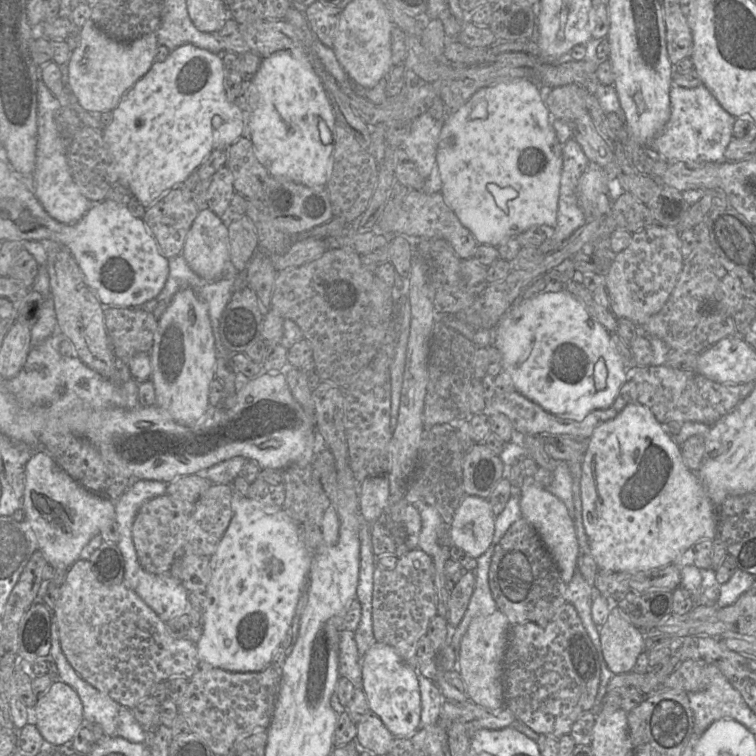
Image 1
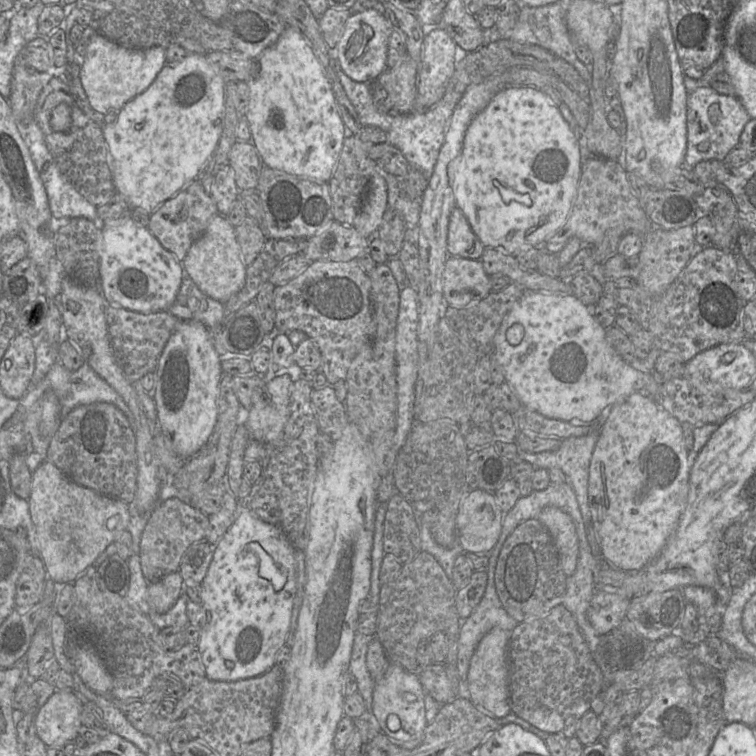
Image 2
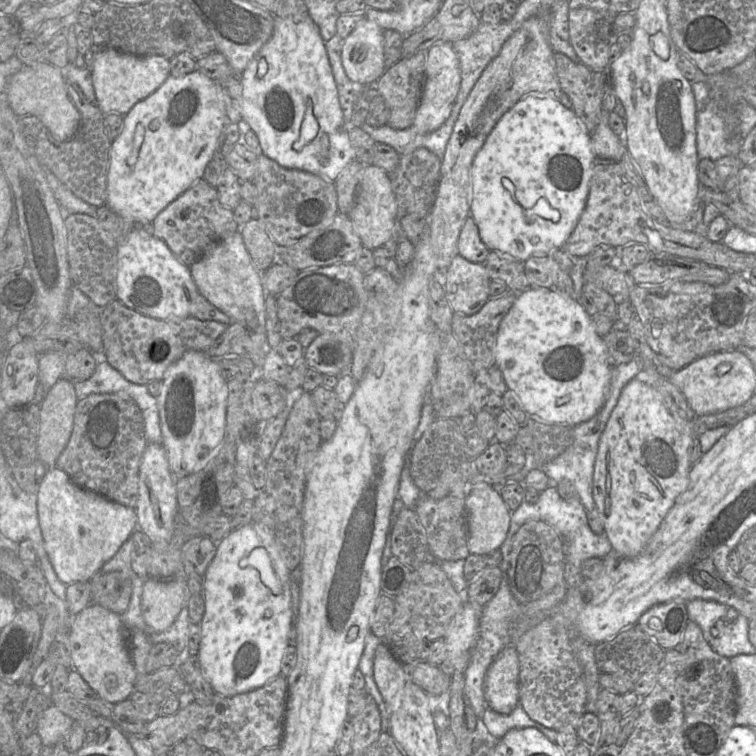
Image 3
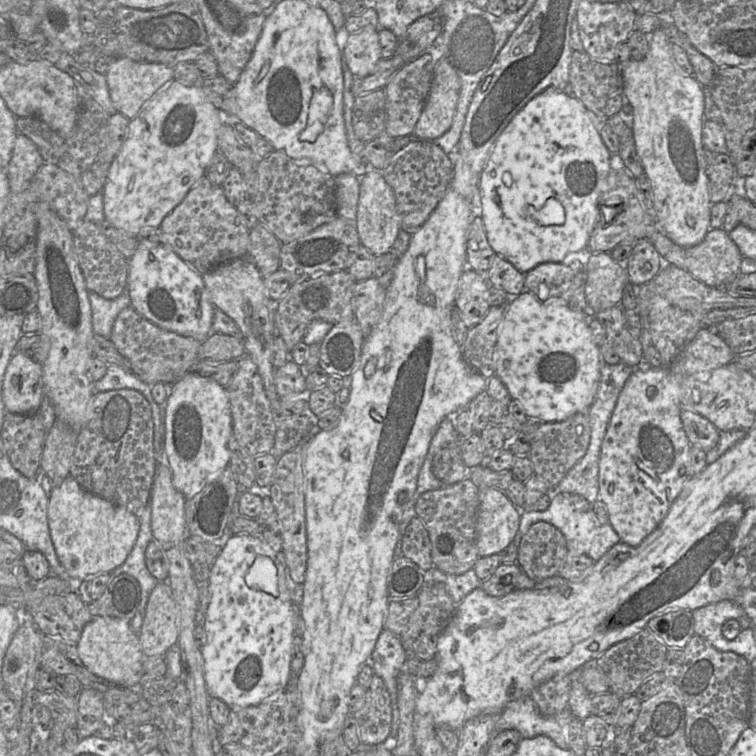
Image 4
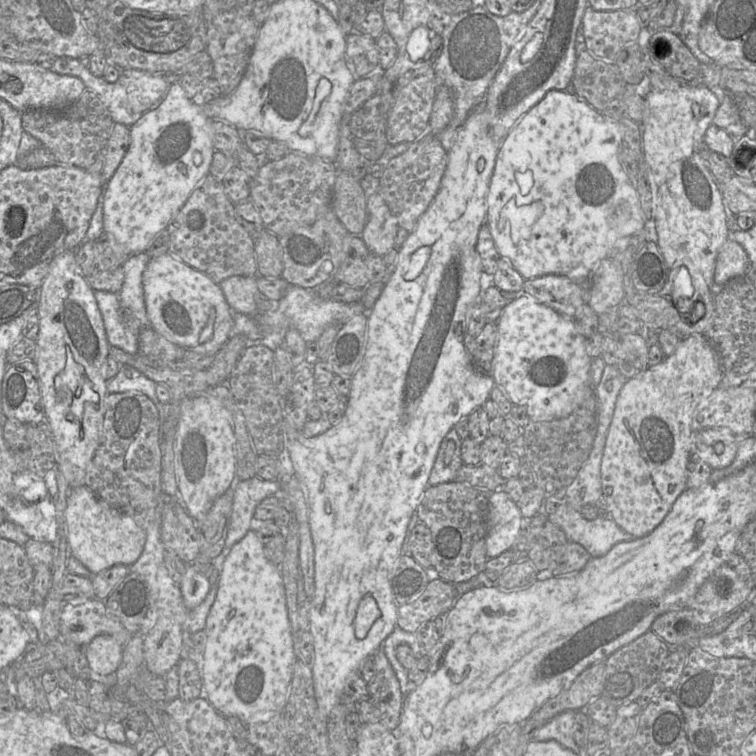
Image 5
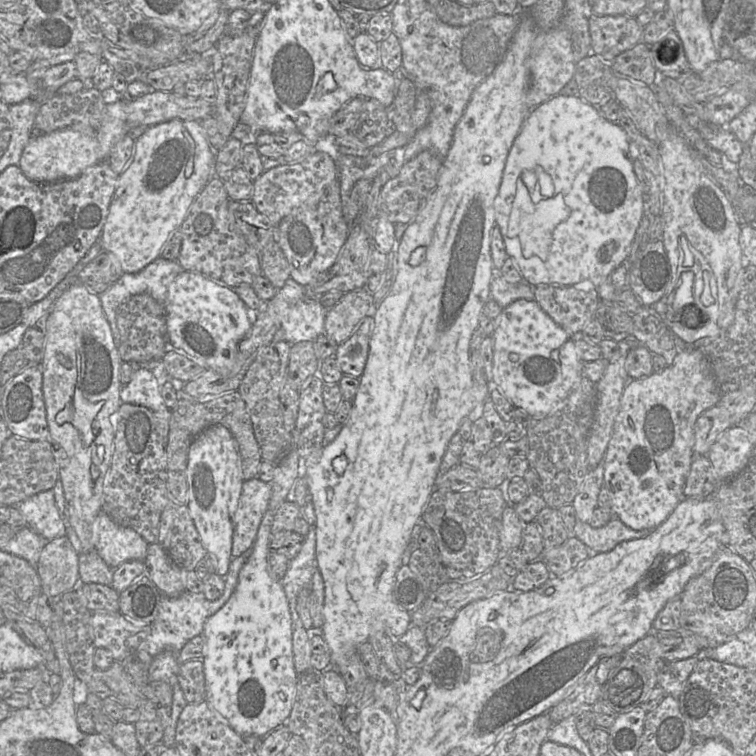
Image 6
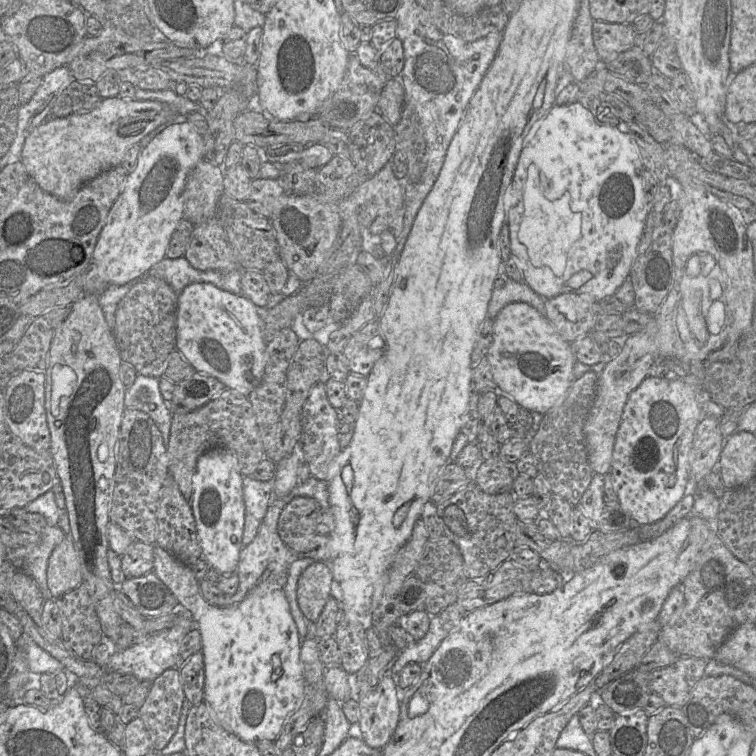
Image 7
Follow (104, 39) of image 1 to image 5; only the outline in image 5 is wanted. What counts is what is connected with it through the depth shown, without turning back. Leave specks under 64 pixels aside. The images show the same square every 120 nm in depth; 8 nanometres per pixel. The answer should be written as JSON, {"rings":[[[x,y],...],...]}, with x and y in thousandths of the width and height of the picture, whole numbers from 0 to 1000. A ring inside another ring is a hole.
{"rings":[[[160,91],[156,106],[165,116],[171,139],[180,151],[206,143],[225,115],[218,98],[202,98],[184,91]]]}

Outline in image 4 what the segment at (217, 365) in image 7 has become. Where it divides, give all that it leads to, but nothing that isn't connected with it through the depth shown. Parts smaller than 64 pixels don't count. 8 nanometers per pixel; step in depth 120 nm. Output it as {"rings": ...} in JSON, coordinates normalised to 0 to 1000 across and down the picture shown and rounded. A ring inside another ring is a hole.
{"rings":[[[185,321],[169,343],[167,384],[172,406],[209,433],[270,451],[280,439],[284,406],[267,370],[229,331],[213,321]]]}

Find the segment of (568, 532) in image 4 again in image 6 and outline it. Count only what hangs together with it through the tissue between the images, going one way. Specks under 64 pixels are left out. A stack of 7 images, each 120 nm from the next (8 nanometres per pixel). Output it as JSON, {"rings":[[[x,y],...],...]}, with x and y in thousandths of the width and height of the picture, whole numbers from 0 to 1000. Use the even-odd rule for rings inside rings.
{"rings":[[[763,685],[755,708],[771,717],[782,731],[800,731],[811,728],[821,717],[854,710],[861,702],[840,702],[817,685],[811,685],[800,696],[792,698],[786,698]]]}

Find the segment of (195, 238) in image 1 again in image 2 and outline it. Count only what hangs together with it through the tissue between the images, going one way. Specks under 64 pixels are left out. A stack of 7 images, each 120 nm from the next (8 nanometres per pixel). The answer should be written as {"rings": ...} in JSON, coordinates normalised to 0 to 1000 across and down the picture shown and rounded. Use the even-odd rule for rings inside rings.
{"rings":[[[291,283],[279,288],[270,308],[249,331],[242,349],[249,365],[261,380],[271,390],[294,401],[299,401],[324,376],[325,352],[320,345],[310,299],[299,286]]]}

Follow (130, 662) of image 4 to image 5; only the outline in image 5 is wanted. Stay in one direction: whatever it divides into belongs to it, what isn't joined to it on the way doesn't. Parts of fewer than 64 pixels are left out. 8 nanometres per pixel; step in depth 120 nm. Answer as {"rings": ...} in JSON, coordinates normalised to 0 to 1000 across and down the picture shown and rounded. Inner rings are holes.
{"rings":[[[147,840],[126,841],[111,856],[118,884],[132,893],[151,890],[160,876],[163,854]]]}

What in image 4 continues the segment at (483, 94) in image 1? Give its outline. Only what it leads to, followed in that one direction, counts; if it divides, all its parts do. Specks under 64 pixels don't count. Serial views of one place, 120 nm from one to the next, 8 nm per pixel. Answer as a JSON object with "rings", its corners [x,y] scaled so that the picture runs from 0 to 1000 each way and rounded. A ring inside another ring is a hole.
{"rings":[[[724,118],[704,130],[673,161],[657,183],[646,213],[634,235],[636,265],[636,288],[647,324],[657,337],[667,340],[693,362],[720,347],[742,347],[753,335],[776,331],[778,319],[786,304],[791,287],[791,263],[803,253],[808,229],[813,229],[807,217],[808,202],[799,192],[791,176],[784,155],[774,140],[759,127],[751,127],[746,120]]]}

